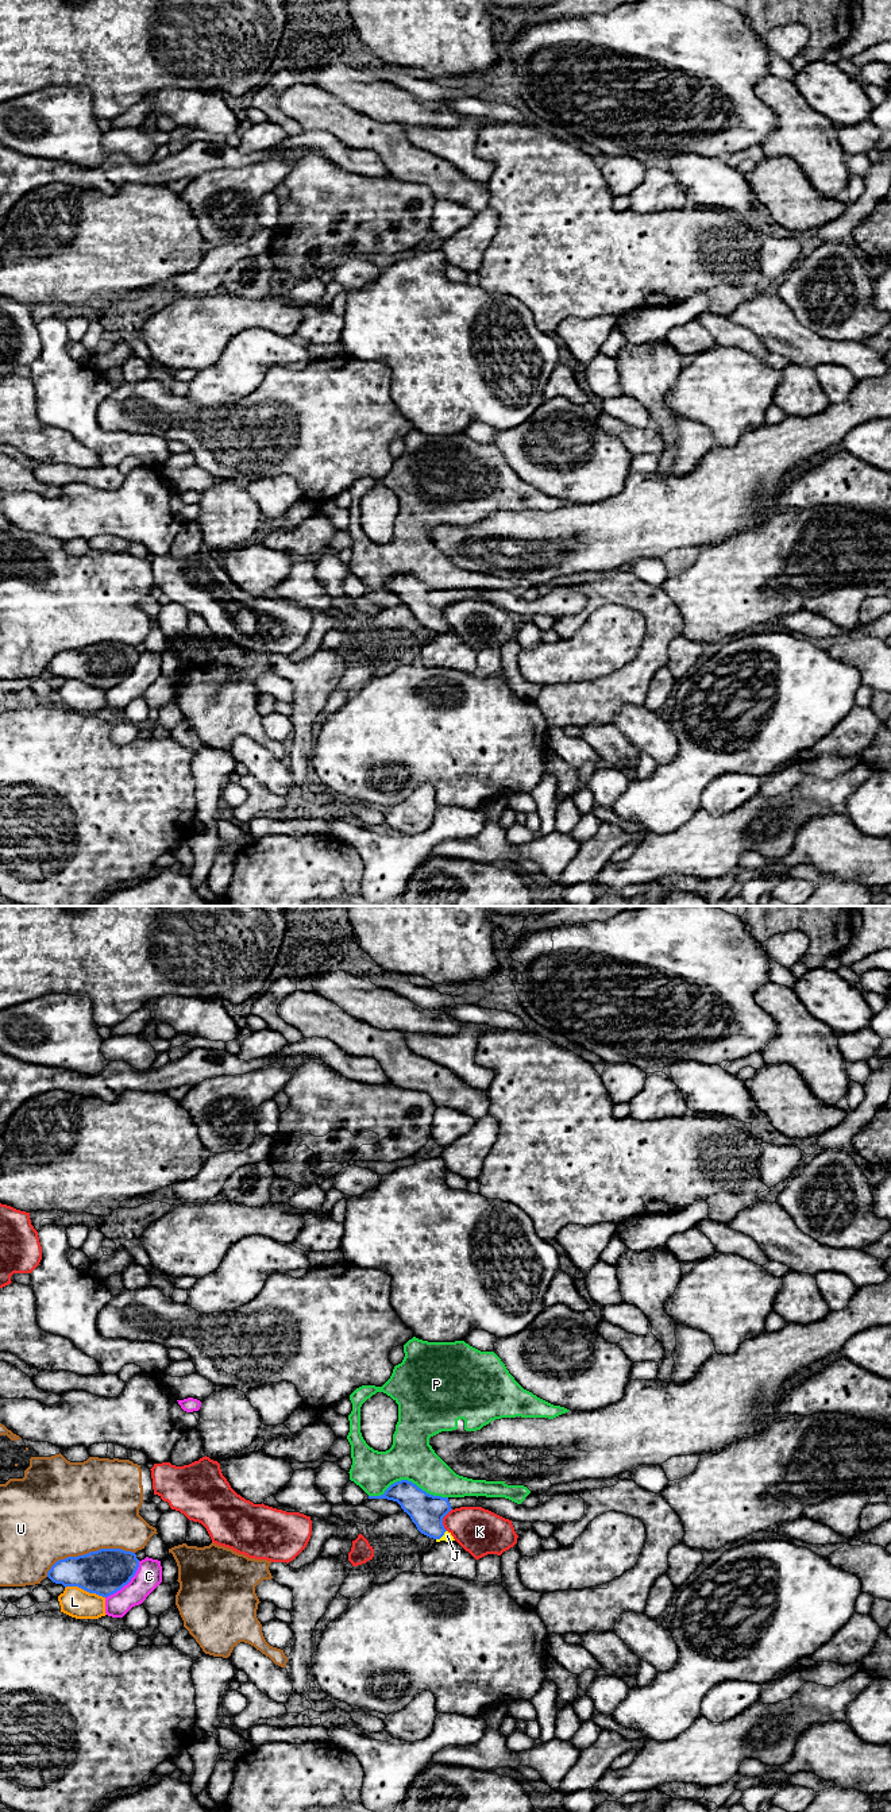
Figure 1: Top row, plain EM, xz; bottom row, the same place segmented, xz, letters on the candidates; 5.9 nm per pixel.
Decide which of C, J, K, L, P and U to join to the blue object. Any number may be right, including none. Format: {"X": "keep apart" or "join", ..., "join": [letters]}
{"C": "keep apart", "J": "join", "K": "keep apart", "L": "keep apart", "P": "keep apart", "U": "keep apart", "join": ["J"]}

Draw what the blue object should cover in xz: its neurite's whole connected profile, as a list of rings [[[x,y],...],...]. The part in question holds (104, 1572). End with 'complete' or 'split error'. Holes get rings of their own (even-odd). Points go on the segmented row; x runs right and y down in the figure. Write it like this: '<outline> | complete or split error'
[[[100,1549],[78,1557],[57,1561],[47,1577],[66,1587],[78,1587],[89,1593],[108,1597],[135,1576],[139,1560],[132,1551]]] | complete

